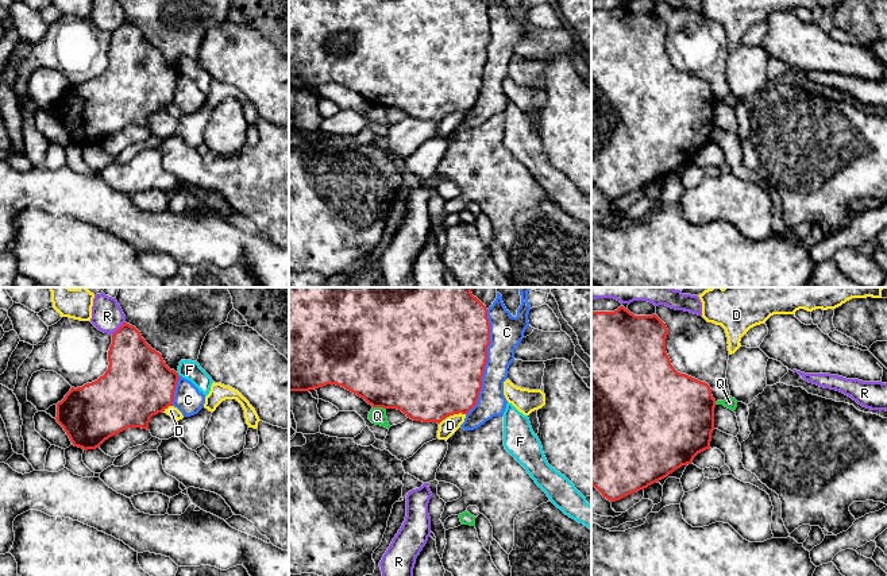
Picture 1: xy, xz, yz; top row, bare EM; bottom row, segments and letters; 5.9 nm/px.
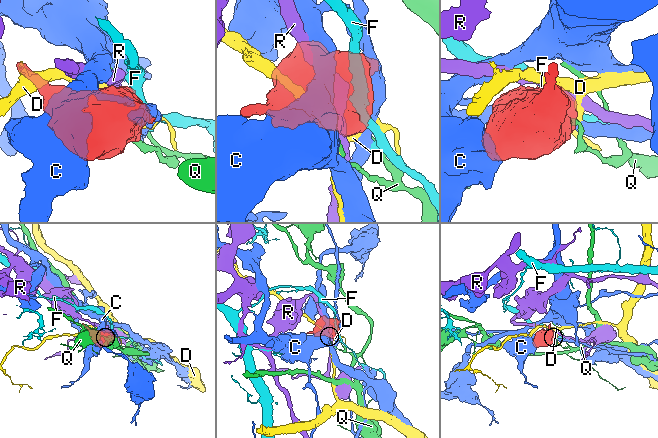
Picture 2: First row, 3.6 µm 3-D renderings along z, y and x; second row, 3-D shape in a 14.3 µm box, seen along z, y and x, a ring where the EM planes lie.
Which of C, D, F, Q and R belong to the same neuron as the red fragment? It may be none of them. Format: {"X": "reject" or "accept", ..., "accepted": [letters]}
{"C": "reject", "D": "reject", "F": "reject", "Q": "reject", "R": "reject", "accepted": []}

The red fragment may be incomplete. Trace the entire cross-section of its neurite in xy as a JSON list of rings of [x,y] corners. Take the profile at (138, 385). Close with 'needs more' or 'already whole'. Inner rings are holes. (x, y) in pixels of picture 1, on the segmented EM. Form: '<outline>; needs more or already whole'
[[[124,322],[112,335],[108,362],[103,376],[82,387],[72,387],[57,403],[57,422],[73,445],[84,451],[99,448],[105,440],[128,428],[149,430],[150,418],[173,406],[180,375],[166,366],[162,355],[146,343],[135,326]]]; already whole

